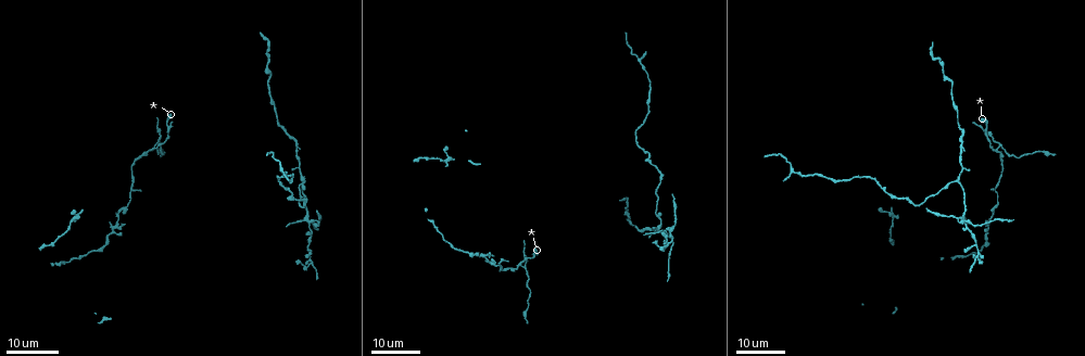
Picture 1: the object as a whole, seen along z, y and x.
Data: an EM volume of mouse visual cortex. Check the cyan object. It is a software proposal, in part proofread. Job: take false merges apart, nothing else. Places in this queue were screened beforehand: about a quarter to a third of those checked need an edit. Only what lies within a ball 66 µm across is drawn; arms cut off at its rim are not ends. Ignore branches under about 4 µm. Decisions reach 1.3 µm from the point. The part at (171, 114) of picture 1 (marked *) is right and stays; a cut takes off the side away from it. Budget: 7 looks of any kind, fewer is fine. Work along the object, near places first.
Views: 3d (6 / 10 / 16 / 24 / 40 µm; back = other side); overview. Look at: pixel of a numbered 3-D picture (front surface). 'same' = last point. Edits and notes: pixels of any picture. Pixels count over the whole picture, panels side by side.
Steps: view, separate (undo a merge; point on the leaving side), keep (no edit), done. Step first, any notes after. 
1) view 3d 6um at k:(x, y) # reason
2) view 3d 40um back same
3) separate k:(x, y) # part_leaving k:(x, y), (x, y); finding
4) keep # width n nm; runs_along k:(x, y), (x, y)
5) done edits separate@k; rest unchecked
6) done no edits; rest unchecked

view 3d 16um at 1:(117, 224) # side arm on a straight run

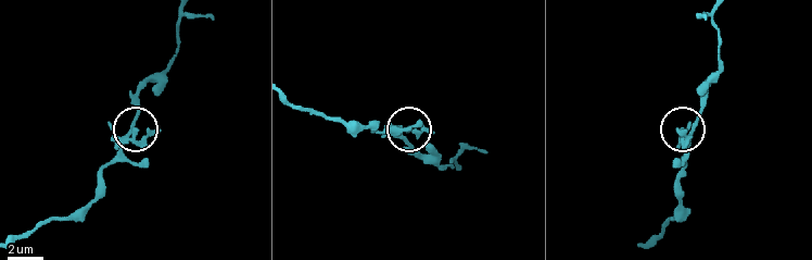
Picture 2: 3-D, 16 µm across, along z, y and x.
view 3d 10um at 2:(401, 137)

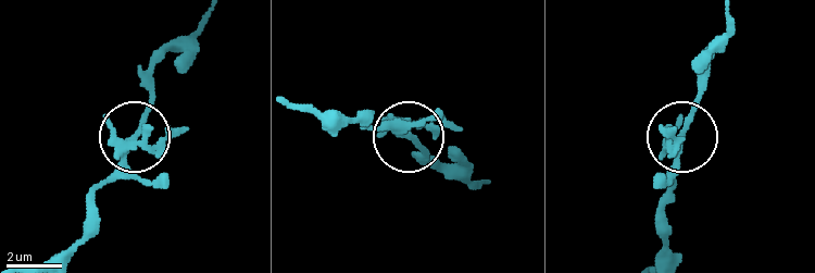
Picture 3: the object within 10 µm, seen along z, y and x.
keep # runs_along 3:(728, 21), (701, 77), (673, 194); continuous, no second neuron

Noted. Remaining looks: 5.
view 3d 24um at 1:(498, 263)

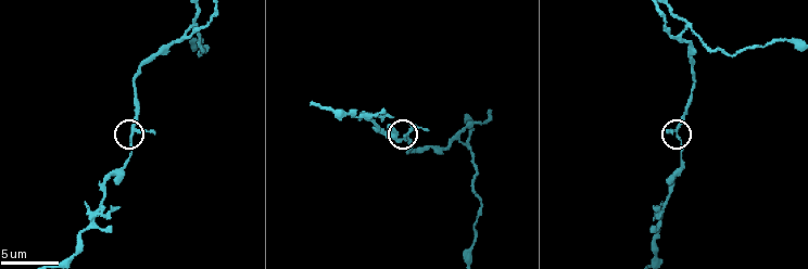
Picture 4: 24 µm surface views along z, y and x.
view 3d 6um at 4:(132, 133) # zoom in

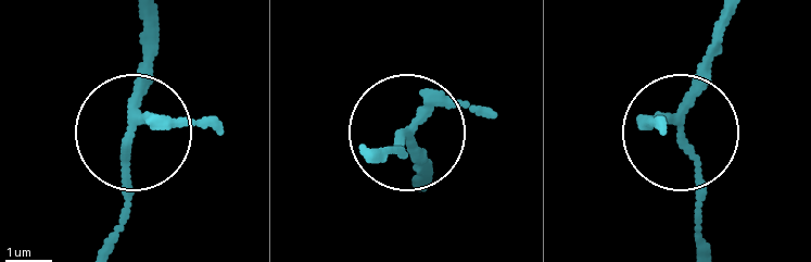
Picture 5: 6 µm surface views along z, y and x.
keep # arms 3; runs_along 5:(732, 14), (678, 132), (700, 178), (700, 233); all the same neuron

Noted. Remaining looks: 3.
view 3d 24um at 1:(957, 183) # a fork

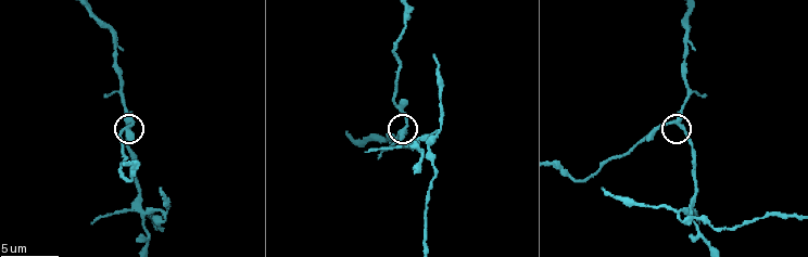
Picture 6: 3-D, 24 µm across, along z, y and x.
view 3d 6um at 6:(677, 122)

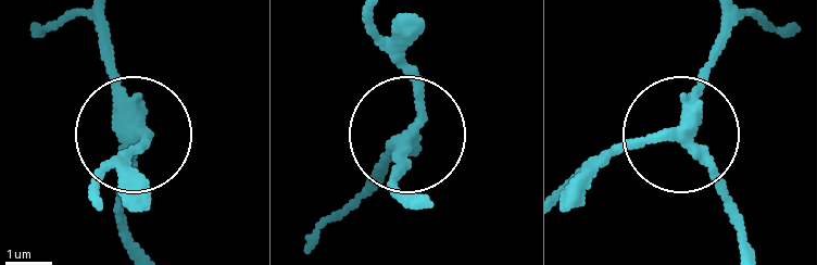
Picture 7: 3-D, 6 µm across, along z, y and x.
keep # width 290 nm; runs_along 7:(727, 26), (684, 143), (746, 244); one neuron here

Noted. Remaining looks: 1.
done no edits; rest unchecked

